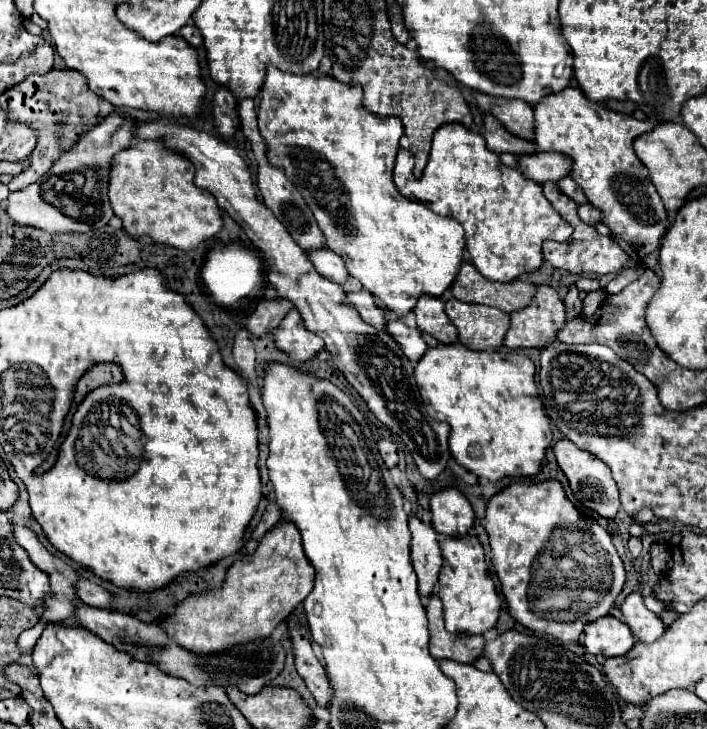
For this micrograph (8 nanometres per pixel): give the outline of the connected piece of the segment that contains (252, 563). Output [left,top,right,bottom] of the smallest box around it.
[160,519,314,655]

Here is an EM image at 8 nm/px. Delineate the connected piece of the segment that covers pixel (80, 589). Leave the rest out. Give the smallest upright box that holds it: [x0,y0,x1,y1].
[74,579,114,609]

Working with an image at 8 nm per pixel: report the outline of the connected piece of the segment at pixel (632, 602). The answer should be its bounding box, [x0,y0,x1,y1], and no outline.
[620,593,664,643]

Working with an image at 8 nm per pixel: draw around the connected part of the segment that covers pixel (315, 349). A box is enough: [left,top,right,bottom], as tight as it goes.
[272,311,324,363]

